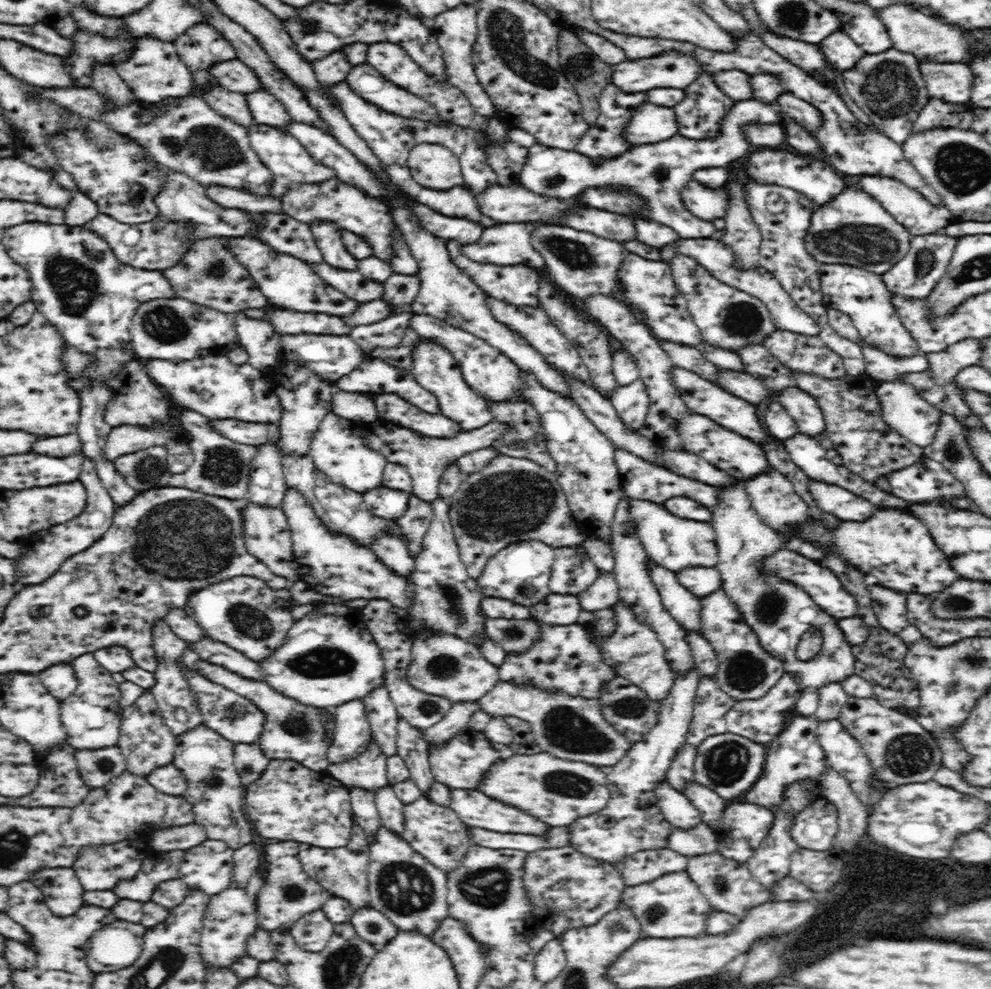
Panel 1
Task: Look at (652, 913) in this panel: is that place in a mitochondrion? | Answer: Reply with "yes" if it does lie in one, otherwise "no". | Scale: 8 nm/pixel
yes

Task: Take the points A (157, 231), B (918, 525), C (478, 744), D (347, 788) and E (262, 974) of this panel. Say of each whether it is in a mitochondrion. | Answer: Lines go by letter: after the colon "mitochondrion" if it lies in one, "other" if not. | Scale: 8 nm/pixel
A: mitochondrion
B: other
C: other
D: other
E: other

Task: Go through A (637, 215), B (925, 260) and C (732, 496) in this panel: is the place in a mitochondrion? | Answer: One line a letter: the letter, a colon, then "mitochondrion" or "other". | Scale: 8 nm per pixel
A: other
B: mitochondrion
C: other

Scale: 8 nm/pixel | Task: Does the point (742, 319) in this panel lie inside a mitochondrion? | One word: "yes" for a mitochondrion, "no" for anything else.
yes

